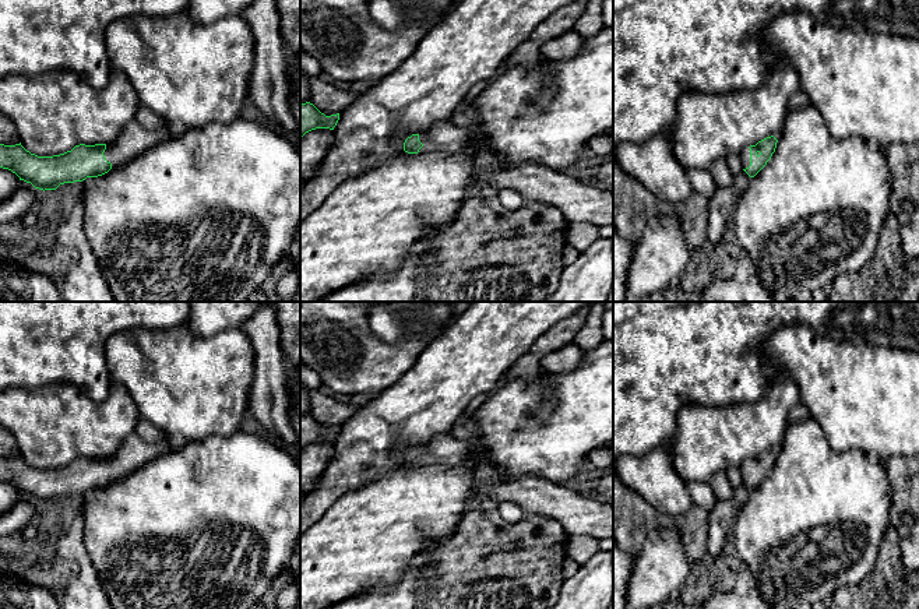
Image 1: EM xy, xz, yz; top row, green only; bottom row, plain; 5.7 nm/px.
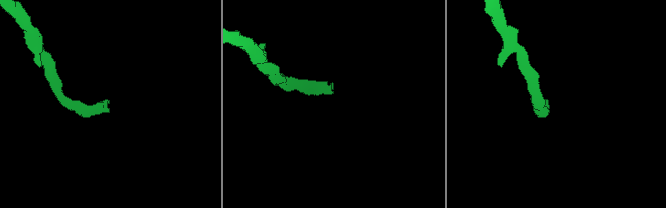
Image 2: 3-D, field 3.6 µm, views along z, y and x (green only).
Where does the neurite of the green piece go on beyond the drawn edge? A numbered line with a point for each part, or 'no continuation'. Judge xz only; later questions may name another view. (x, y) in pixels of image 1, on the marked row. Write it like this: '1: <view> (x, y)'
1: xz (446, 136)

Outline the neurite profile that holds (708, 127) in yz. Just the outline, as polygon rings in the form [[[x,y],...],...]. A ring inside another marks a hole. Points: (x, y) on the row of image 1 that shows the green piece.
[[[782,64],[772,70],[767,81],[756,89],[718,95],[684,91],[677,101],[677,117],[668,130],[673,142],[673,155],[687,170],[708,169],[716,159],[726,159],[730,154],[740,155],[746,147],[781,134],[789,101],[799,89],[799,74],[792,67]]]

